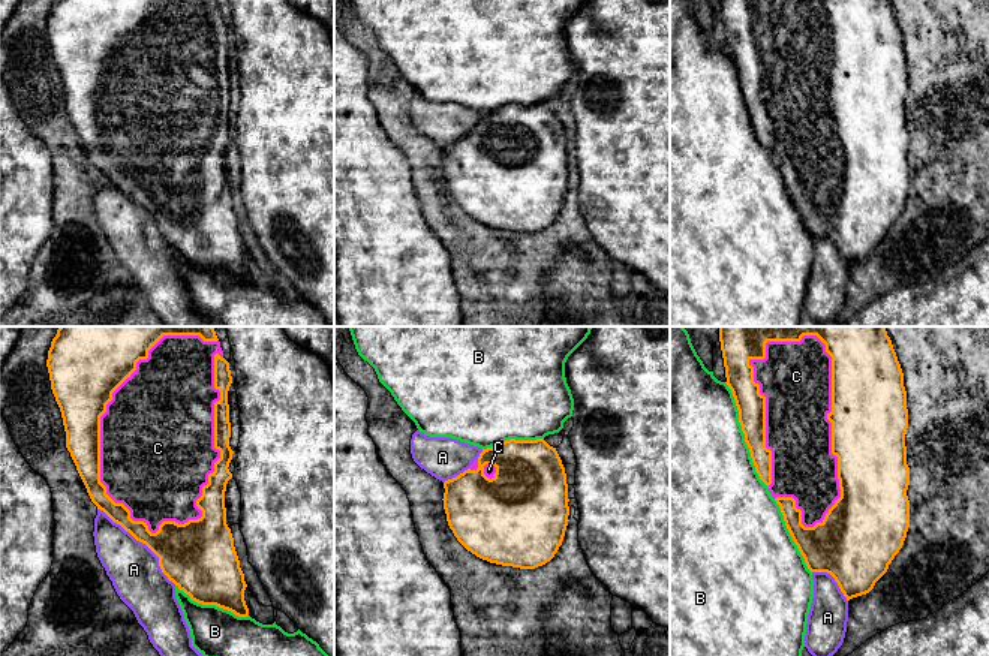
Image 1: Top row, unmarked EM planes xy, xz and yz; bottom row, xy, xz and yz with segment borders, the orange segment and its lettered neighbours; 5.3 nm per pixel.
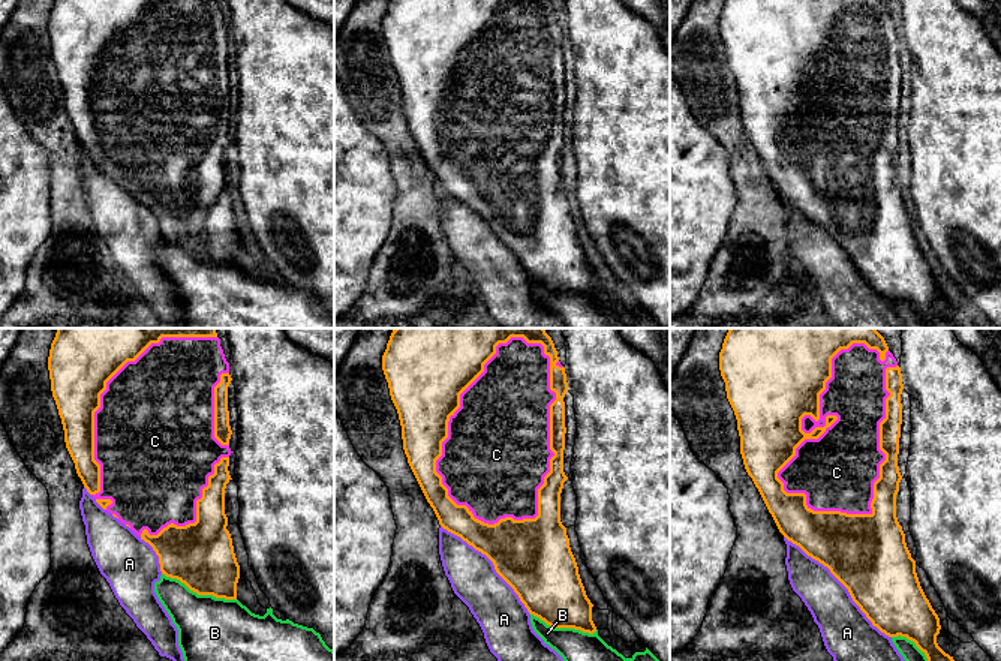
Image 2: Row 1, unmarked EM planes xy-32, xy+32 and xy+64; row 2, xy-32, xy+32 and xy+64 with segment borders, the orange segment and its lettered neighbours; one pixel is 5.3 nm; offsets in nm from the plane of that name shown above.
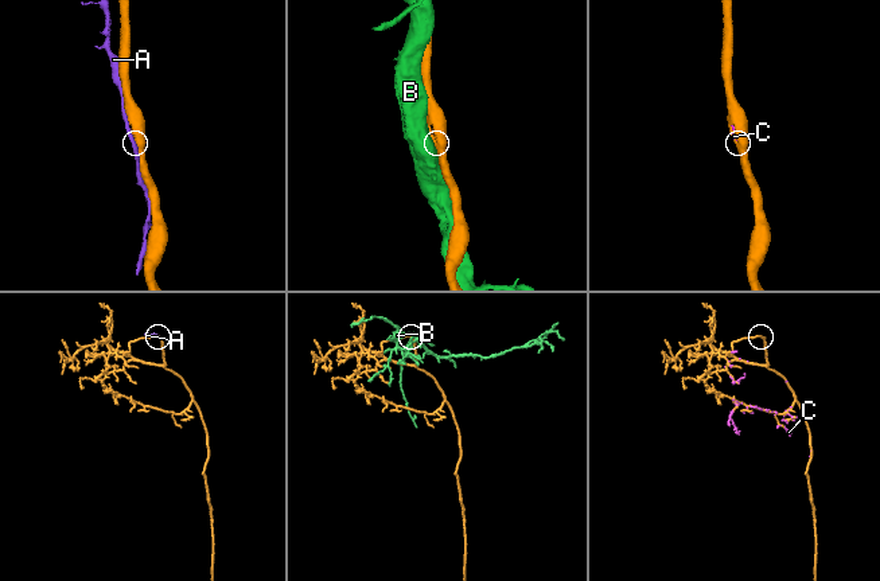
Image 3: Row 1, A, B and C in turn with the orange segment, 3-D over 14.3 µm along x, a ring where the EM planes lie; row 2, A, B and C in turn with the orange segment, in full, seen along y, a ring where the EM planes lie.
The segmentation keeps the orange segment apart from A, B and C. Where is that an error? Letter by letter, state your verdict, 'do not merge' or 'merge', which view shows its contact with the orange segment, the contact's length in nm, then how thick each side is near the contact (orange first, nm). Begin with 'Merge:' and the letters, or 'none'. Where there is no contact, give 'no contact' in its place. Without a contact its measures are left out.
Merge: C
A: do not merge | xy | 600 nm | 320/280 nm
B: do not merge | yz | 600 nm | 160/500 nm
C: merge | xy | 1050 nm | 280/500 nm

